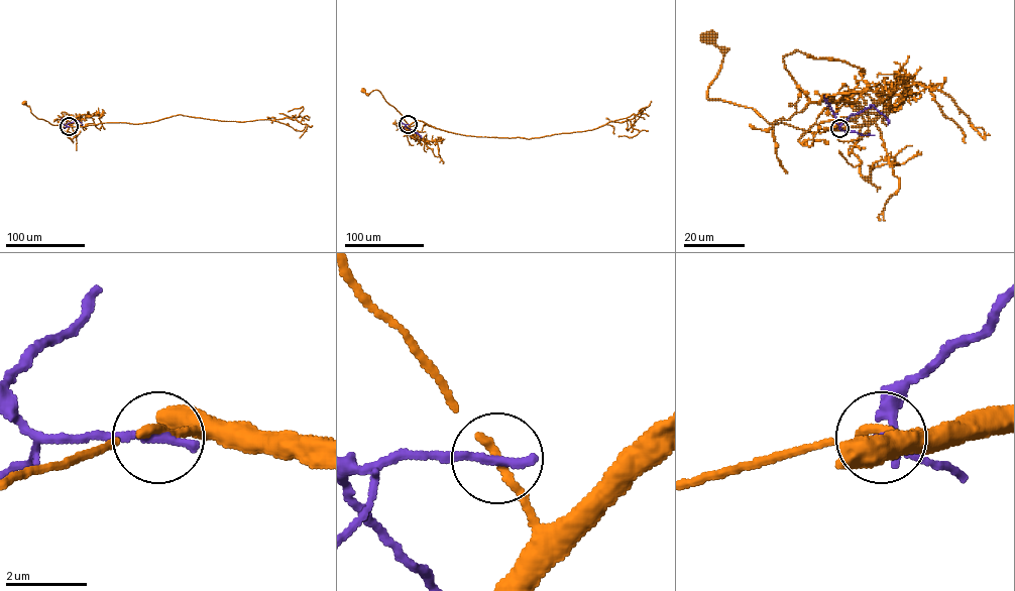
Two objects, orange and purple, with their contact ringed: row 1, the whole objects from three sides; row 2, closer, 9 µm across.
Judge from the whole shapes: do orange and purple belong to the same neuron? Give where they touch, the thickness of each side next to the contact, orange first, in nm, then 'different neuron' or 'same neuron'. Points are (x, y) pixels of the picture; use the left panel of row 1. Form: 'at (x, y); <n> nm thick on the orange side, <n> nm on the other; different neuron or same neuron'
at (69, 126); 190 nm thick on the orange side, 300 nm on the other; different neuron

